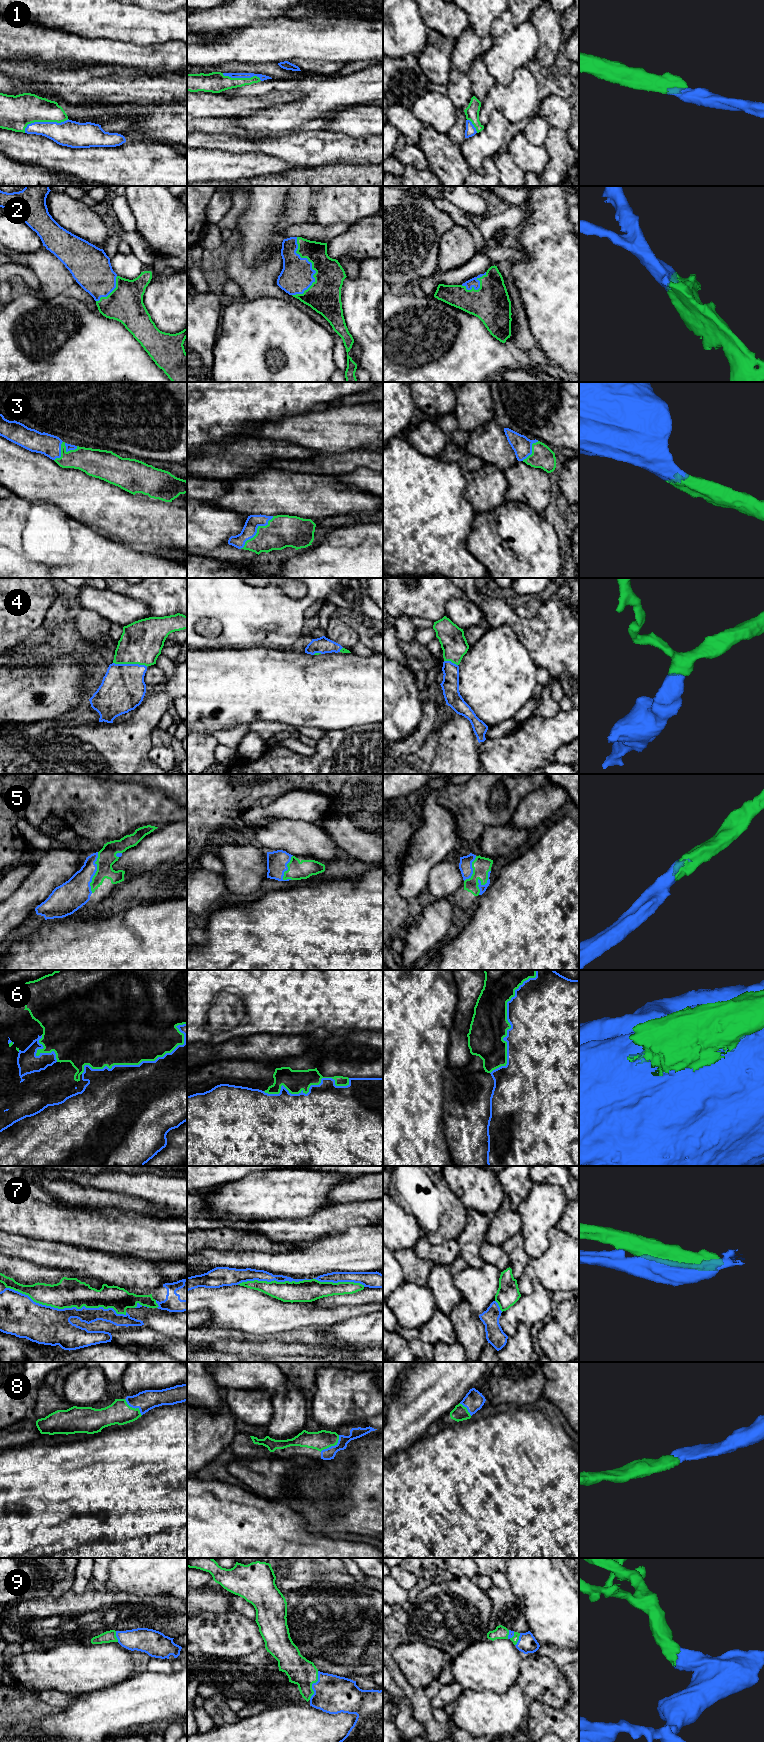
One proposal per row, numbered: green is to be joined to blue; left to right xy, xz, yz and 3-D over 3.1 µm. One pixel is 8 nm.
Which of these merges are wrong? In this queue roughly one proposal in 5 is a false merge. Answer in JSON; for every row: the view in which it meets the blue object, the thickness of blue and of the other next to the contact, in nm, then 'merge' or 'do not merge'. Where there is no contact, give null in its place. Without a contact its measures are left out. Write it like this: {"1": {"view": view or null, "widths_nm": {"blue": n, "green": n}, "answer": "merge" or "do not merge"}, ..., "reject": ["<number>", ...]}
{"1": {"view": "xy", "widths_nm": {"blue": 220, "green": 280}, "answer": "merge"}, "2": {"view": "xz", "widths_nm": {"blue": 260, "green": 280}, "answer": "merge"}, "3": {"view": "xz", "widths_nm": {"blue": 120, "green": 260}, "answer": "merge"}, "4": {"view": "xy", "widths_nm": {"blue": 360, "green": 340}, "answer": "merge"}, "5": {"view": "xy", "widths_nm": {"blue": 240, "green": 150}, "answer": "merge"}, "6": {"view": "xy", "widths_nm": {"blue": 480, "green": 500}, "answer": "do not merge"}, "7": {"view": "xy", "widths_nm": {"blue": 300, "green": 240}, "answer": "do not merge"}, "8": {"view": "xz", "widths_nm": {"blue": 100, "green": 150}, "answer": "merge"}, "9": {"view": "xz", "widths_nm": {"blue": 300, "green": 220}, "answer": "merge"}, "reject": ["6", "7"]}

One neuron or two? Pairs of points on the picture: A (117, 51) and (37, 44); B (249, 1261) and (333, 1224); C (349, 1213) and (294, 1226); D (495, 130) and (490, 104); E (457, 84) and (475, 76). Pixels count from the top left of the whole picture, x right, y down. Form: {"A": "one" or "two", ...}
{"A": "one", "B": "two", "C": "one", "D": "two", "E": "two"}

